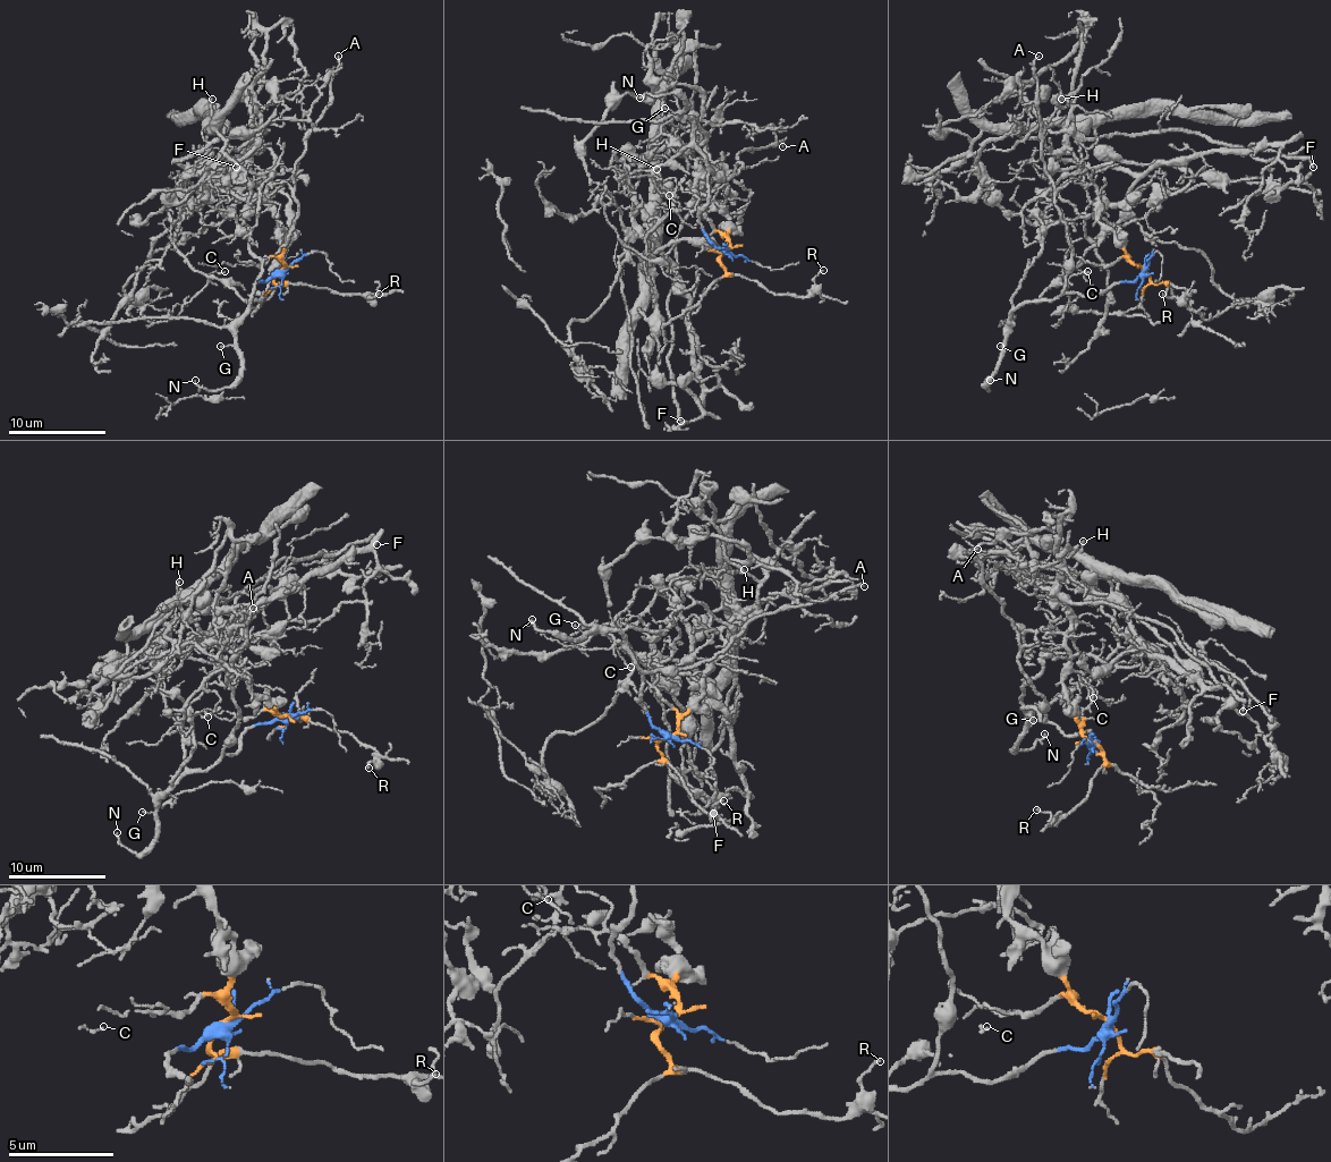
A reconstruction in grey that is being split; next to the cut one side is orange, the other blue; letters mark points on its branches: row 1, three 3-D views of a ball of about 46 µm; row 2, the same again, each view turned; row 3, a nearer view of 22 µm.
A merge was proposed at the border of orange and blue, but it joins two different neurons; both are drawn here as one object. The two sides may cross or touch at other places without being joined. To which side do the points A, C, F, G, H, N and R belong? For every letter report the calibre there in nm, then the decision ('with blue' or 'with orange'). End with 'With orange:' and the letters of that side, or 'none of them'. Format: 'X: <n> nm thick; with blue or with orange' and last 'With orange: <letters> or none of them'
A: 100 nm thick; with blue
C: 110 nm thick; with blue
F: 100 nm thick; with orange
G: 80 nm thick; with blue
H: 140 nm thick; with orange
N: 110 nm thick; with blue
R: 120 nm thick; with orange
With orange: F, H, R

